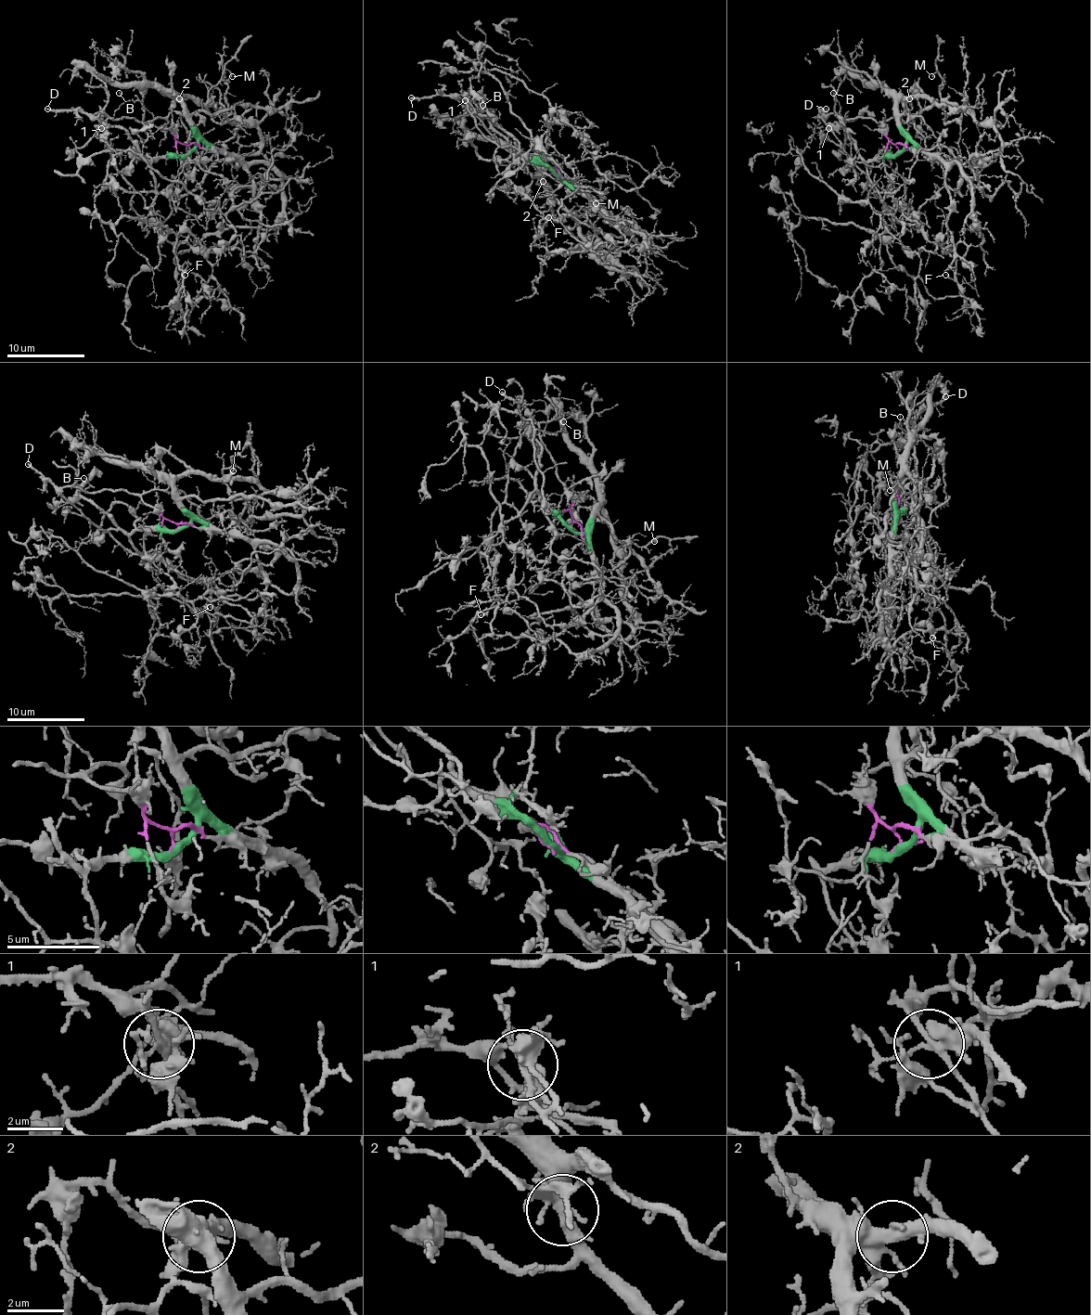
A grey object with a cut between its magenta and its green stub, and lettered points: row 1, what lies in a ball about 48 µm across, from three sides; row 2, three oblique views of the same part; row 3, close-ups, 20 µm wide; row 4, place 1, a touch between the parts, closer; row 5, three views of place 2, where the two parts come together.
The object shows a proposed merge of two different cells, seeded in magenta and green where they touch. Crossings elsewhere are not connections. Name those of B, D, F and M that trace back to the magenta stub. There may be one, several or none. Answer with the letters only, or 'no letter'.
B, D, F

